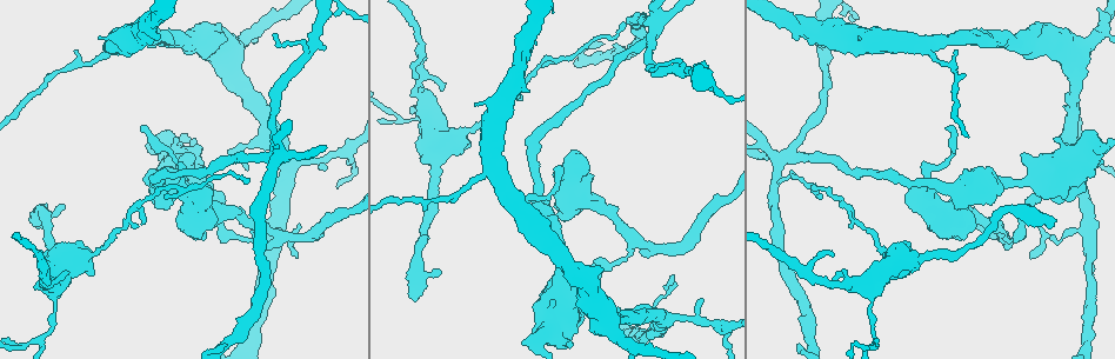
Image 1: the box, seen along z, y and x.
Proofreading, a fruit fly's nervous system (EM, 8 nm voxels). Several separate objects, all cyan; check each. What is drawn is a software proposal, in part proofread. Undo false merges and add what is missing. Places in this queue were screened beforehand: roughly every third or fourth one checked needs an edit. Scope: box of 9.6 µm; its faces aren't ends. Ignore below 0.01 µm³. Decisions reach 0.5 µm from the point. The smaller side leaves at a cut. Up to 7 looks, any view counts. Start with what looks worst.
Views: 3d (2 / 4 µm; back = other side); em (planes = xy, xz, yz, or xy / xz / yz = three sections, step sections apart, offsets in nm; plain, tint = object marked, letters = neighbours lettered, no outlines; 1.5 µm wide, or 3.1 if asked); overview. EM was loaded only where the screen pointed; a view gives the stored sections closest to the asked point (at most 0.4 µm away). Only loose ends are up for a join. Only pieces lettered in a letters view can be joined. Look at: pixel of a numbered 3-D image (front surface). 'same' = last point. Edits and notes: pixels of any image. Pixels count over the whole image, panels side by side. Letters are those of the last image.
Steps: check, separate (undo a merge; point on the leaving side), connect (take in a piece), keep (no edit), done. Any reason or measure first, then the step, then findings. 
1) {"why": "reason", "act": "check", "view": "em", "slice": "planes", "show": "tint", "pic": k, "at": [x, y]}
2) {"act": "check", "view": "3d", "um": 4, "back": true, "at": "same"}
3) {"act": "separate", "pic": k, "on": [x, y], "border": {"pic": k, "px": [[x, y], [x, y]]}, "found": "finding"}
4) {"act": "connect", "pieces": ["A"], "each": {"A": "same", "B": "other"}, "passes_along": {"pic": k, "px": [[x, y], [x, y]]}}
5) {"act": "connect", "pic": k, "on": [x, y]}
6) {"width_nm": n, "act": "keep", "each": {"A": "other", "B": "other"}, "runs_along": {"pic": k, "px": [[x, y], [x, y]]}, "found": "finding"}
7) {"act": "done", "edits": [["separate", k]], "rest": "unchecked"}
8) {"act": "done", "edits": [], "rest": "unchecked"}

{"why": "free end", "act": "check", "view": "em", "slice": "planes", "show": "tint", "pic": 1, "at": [415, 294]}

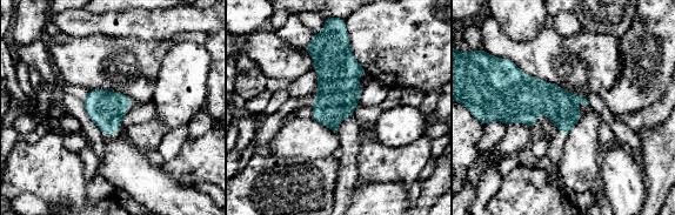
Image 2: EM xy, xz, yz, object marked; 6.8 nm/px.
{"why": "what lies round it", "act": "check", "view": "em", "slice": "planes", "show": "letters", "at": "same"}

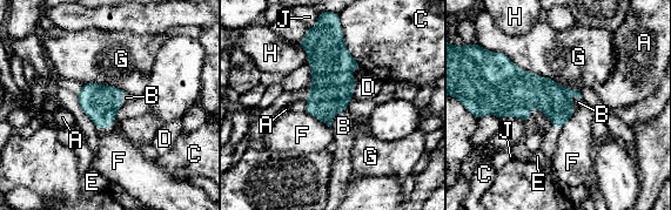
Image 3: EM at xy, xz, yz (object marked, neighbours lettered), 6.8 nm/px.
{"width_nm": 220, "act": "connect", "pieces": ["B"], "each": {"A": "other", "B": "same", "C": "other", "D": "other", "E": "other", "F": "other", "G": "other", "H": "other", "J": "other"}, "passes_along": {"pic": 3, "px": [[552, 100], [574, 103], [578, 102]]}, "found": "the neuron continues"}

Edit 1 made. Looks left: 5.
{"why": "arms part here", "act": "check", "view": "3d", "um": 4, "pic": 1, "at": [348, 151]}

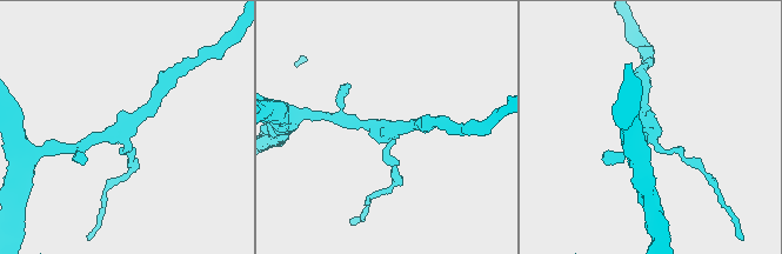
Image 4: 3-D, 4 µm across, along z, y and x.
{"act": "check", "view": "em", "slice": "xy", "step": 8, "show": "tint", "pic": 4, "at": [385, 132]}

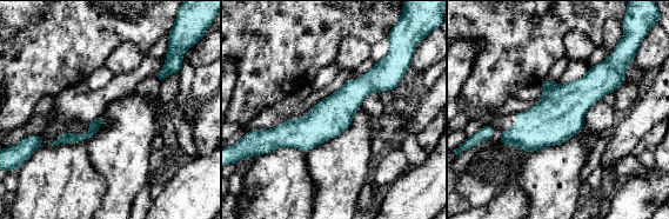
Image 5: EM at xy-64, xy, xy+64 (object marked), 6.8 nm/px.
{"why": "cut it another way", "act": "check", "view": "em", "slice": "planes", "show": "letters", "at": "same"}

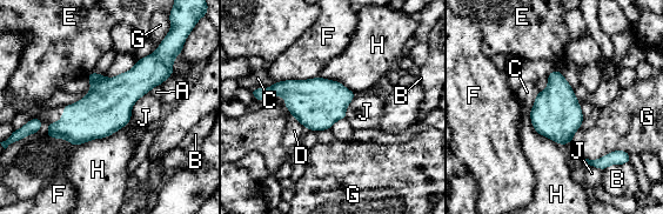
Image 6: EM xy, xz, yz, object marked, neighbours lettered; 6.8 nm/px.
{"arms": 3, "act": "keep", "each": {"A": "other", "B": "other", "C": "other", "D": "other", "E": "other", "F": "other", "G": "other", "H": "other", "J": "other"}, "found": "all the same neuron"}

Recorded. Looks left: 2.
{"act": "done", "edits": [["connect", 3]], "rest": "unchecked"}

